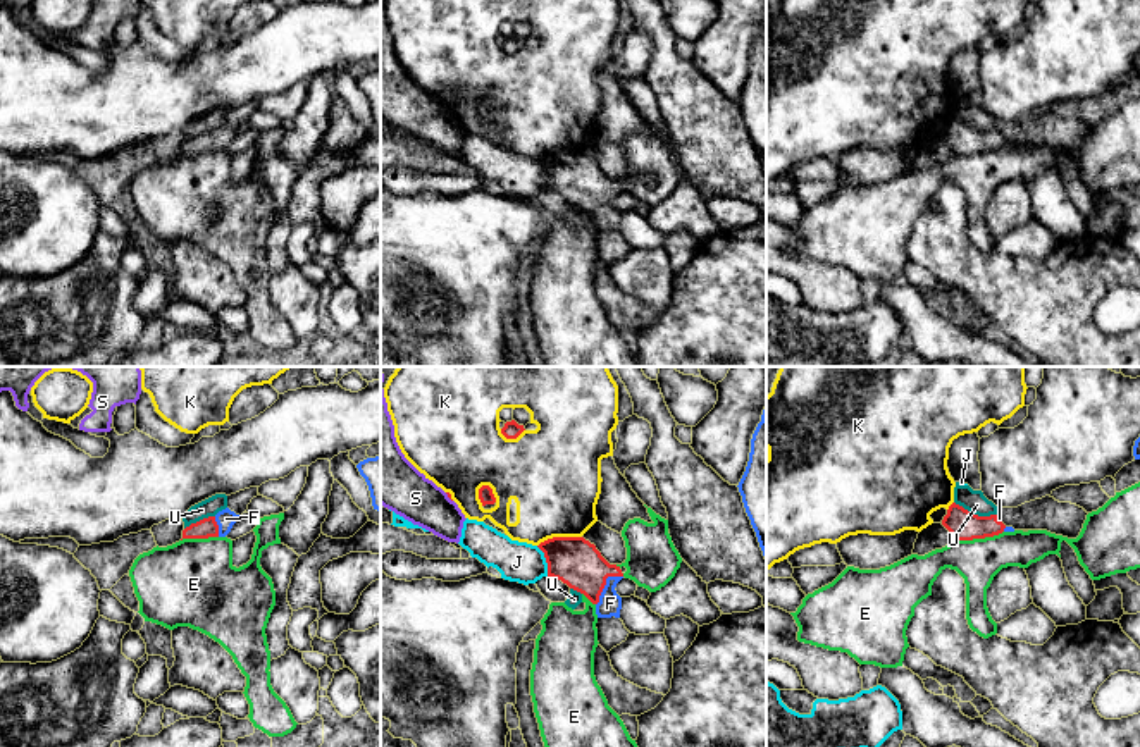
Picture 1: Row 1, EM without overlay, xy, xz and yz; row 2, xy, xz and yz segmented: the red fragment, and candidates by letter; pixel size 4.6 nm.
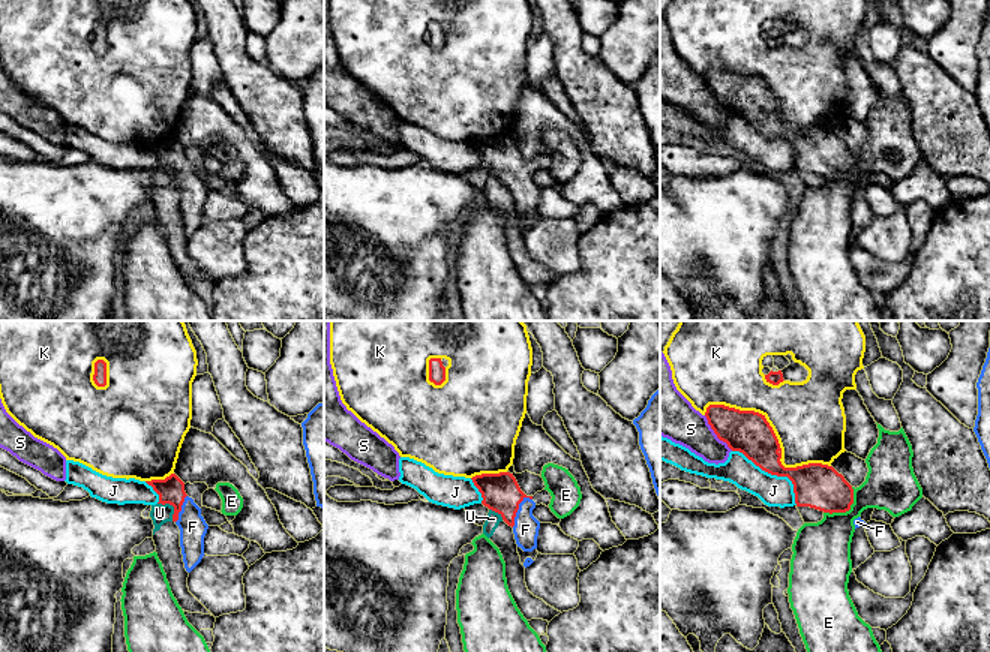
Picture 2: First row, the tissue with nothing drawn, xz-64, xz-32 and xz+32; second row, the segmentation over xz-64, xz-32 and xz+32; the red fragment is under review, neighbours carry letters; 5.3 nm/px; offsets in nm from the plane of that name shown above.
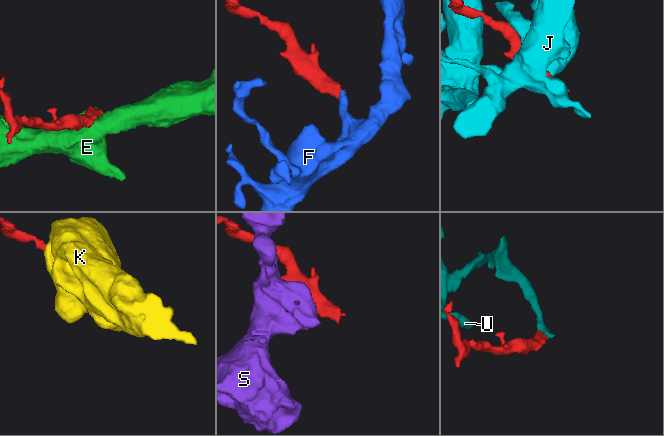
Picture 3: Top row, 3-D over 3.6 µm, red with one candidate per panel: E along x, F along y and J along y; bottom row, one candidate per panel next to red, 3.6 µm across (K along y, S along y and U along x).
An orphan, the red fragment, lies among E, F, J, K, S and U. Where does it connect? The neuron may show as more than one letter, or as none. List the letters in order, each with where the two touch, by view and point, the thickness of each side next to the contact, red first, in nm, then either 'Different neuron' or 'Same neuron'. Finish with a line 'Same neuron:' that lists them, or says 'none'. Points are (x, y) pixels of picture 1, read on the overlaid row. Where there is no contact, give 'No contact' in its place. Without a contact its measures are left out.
E: Touches red at yz (977, 537). Thickness 140 nm (red) against 200 nm. Different neuron
F: Touches red at xz (605, 584). Thickness 220 nm (red) against 110 nm. Same neuron
J: Touches red at xz (546, 561). Thickness 220 nm (red) against 190 nm. Different neuron
K: Touches red at xz (558, 537). Thickness 220 nm (red) against 420 nm. Different neuron
S: Touches red at xz (448, 496). Thickness 20 nm (red) against 240 nm. Different neuron
U: Touches red at yz (973, 513). Thickness 140 nm (red) against 100 nm. Different neuron
Same neuron: F

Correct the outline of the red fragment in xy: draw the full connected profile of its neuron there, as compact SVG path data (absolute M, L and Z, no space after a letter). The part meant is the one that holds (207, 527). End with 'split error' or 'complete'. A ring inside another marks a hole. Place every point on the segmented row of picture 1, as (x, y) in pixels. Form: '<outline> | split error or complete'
M229 508L219 511L215 516L203 518L191 523L183 530L183 539L208 539L208 537L226 537L239 515Z | split error

